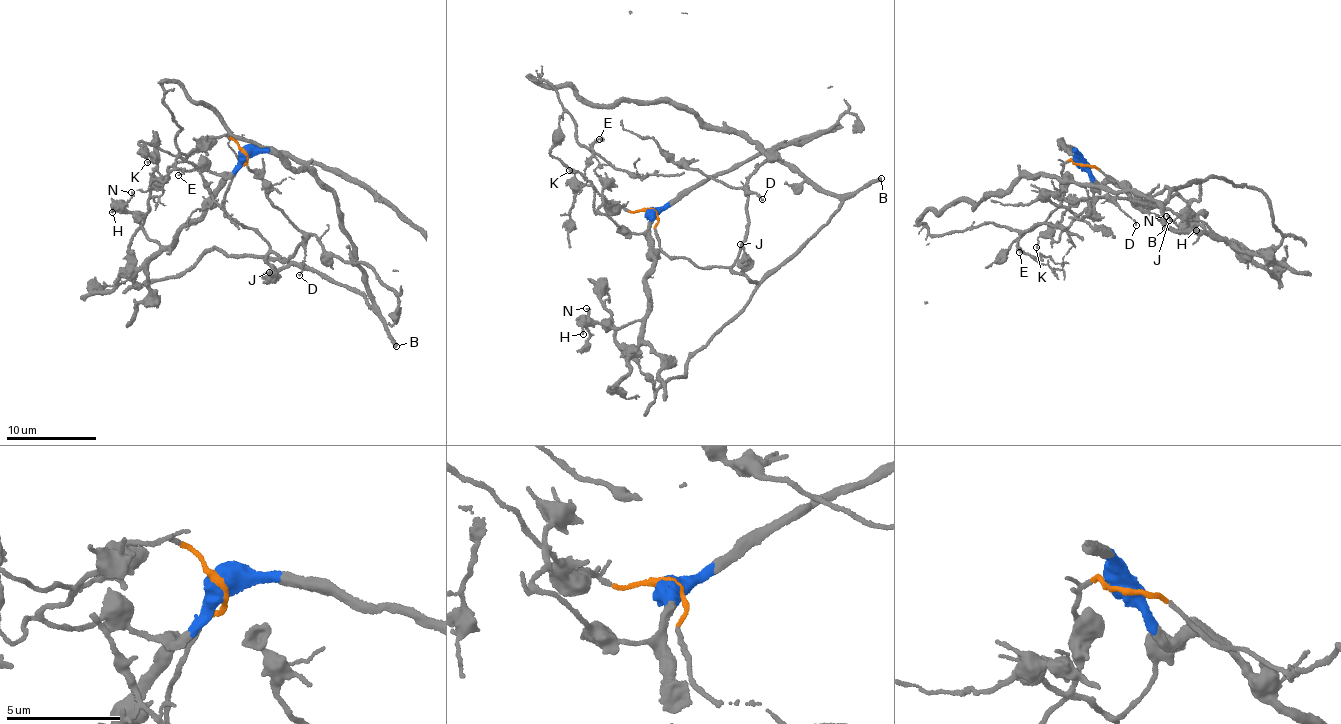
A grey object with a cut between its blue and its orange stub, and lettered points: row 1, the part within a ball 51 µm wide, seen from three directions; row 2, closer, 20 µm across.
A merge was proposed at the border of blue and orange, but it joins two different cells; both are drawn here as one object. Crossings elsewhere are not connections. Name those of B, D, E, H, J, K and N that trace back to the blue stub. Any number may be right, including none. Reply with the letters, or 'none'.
H, K, N

